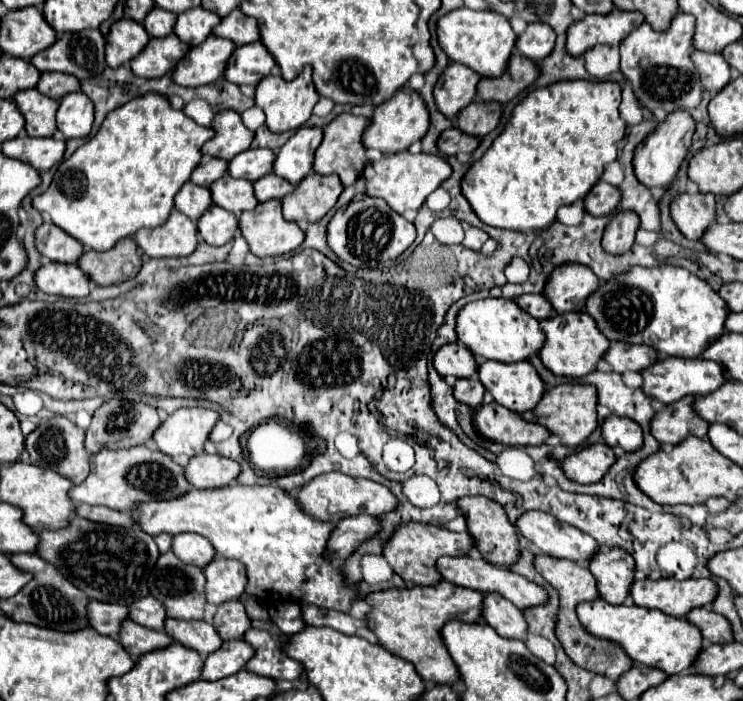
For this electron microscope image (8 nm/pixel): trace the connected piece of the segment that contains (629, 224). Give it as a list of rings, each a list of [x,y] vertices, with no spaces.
[[[618,212],[604,230],[602,248],[608,254],[626,254],[634,246],[636,230],[640,228],[640,218],[632,212]]]

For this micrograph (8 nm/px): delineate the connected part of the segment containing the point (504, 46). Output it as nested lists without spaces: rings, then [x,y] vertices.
[[[458,8],[438,20],[438,42],[452,62],[470,66],[484,78],[498,78],[508,70],[510,56],[516,48],[516,32],[508,18],[496,12],[476,12],[470,8]]]

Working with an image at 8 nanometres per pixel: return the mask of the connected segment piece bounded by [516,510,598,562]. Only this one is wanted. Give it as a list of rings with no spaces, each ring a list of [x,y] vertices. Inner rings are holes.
[[[540,510],[524,512],[518,518],[516,528],[520,530],[520,534],[530,538],[544,554],[556,558],[586,562],[598,548],[598,542],[592,536]]]

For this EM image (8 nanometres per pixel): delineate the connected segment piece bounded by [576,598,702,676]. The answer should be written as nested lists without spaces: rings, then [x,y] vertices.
[[[596,598],[590,602],[580,602],[576,606],[576,616],[588,634],[616,642],[632,658],[632,662],[658,668],[668,676],[690,668],[702,648],[702,636],[698,628],[682,618],[672,618],[654,608],[640,608],[636,604],[614,606],[602,598]]]

